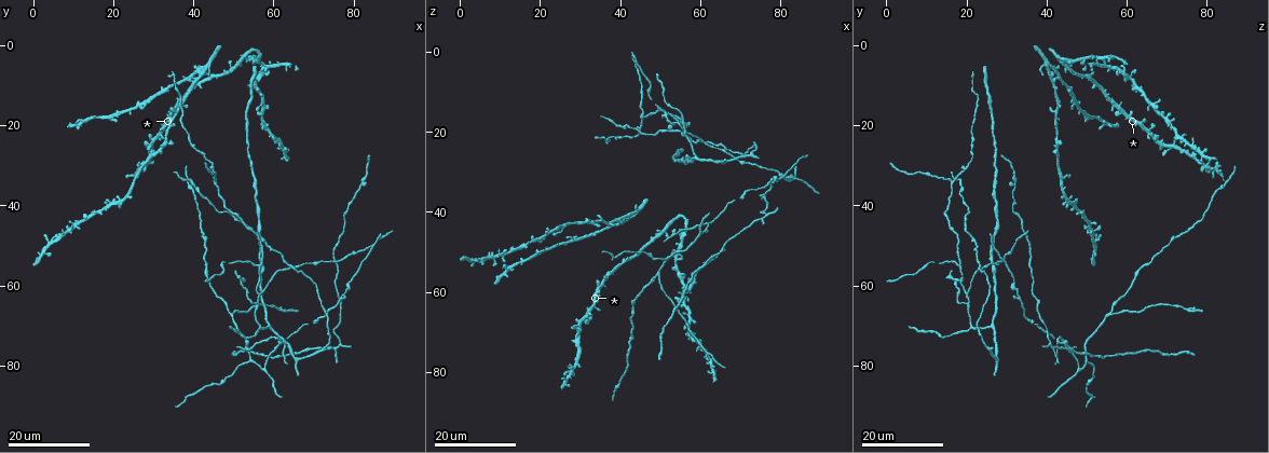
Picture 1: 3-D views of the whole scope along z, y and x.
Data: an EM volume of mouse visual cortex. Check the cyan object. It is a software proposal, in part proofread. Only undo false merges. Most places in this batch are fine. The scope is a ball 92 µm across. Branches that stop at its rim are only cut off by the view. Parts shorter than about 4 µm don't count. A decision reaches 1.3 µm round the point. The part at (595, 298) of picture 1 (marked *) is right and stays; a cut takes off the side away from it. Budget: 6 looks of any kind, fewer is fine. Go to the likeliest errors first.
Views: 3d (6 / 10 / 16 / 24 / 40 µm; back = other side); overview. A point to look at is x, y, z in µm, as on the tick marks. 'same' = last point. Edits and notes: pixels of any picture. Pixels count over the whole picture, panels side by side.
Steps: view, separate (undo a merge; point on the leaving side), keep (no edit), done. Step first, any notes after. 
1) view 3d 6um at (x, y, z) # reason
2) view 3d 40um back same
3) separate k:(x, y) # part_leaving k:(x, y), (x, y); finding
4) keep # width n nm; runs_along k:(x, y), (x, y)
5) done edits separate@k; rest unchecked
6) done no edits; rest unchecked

view 3d 24um at (76.5, 63.5, 33.0) # two arms in line, one across

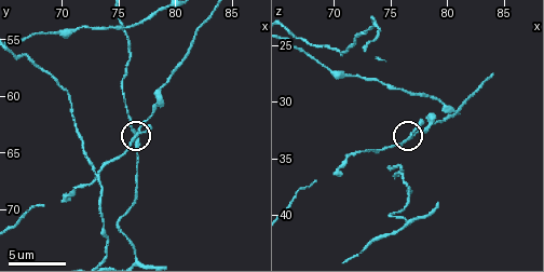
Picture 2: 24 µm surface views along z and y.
view 3d 10um at (76.6, 63.2, 33.4)

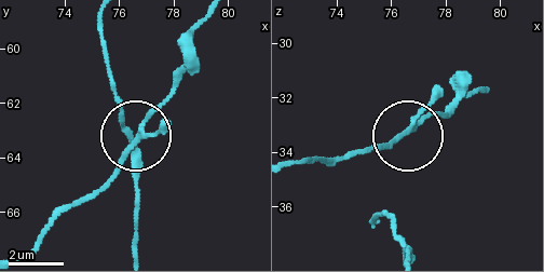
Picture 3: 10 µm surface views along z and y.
keep # runs_along 3:(295, 164), (385, 147), (426, 117), (452, 110); one cell here

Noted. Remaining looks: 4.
view 3d 16um at (56.5, 55.5, 18.0) # arms part here

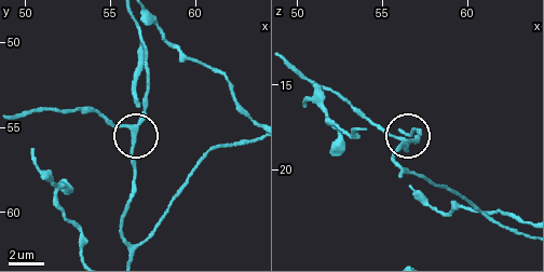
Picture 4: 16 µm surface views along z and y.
view 3d 10um same

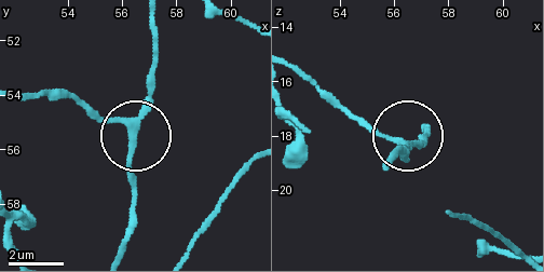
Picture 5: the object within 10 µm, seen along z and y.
keep # arms 3; runs_along 5:(124, 248), (131, 137), (78, 105); one cell here

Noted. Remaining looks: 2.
view 3d 24um at (50.0, 67.0, 56.0)

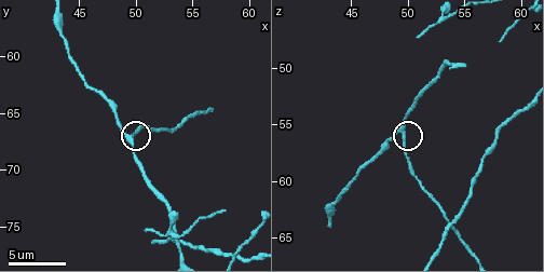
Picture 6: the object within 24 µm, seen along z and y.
view 3d 10um at (49.4, 67.0, 55.6) # closer look

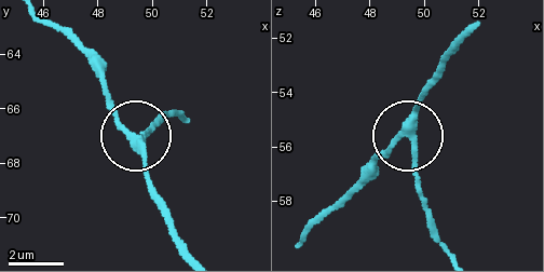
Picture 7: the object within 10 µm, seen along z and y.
keep # arms 3; runs_along 7:(310, 228), (400, 140), (415, 151), (422, 205); all the same cell

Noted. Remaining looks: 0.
done no edits; rest unchecked

